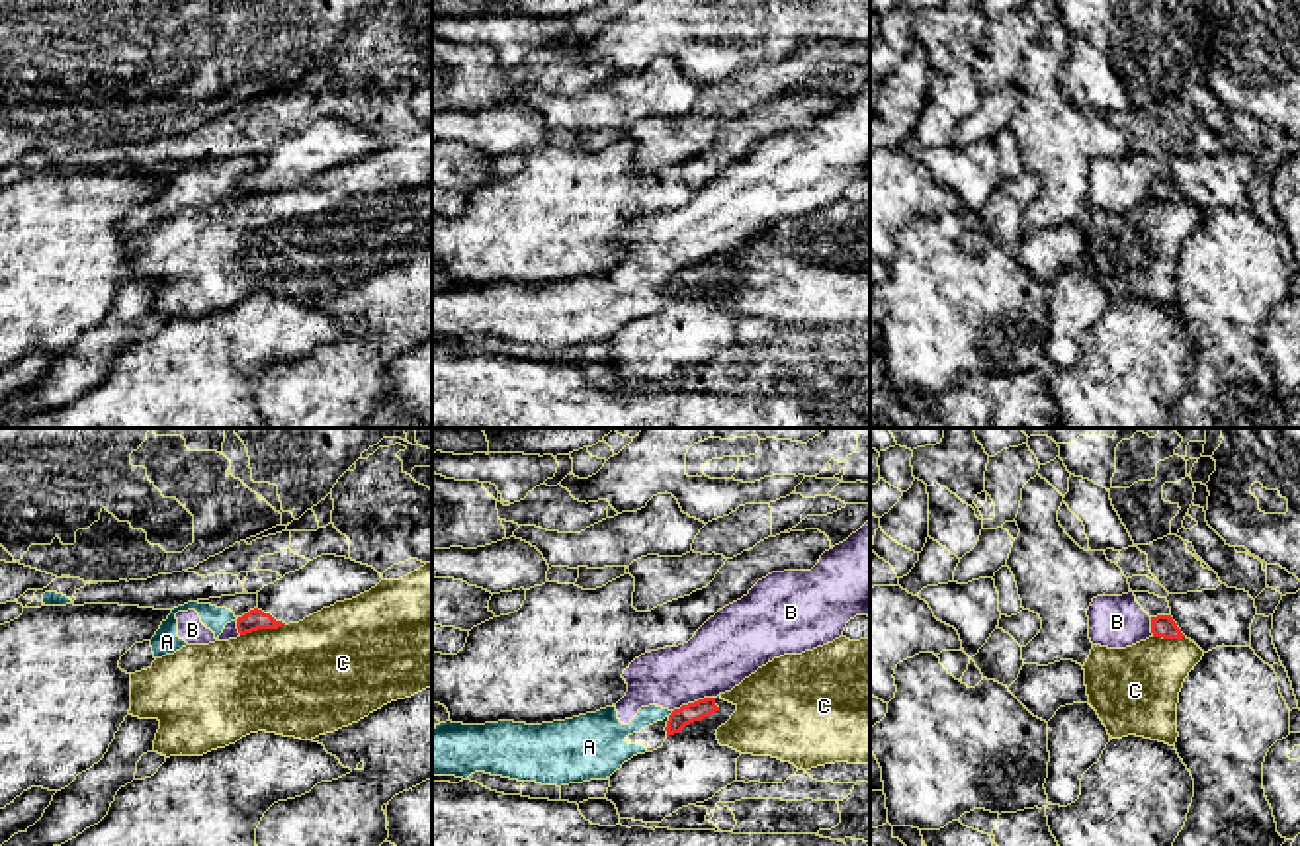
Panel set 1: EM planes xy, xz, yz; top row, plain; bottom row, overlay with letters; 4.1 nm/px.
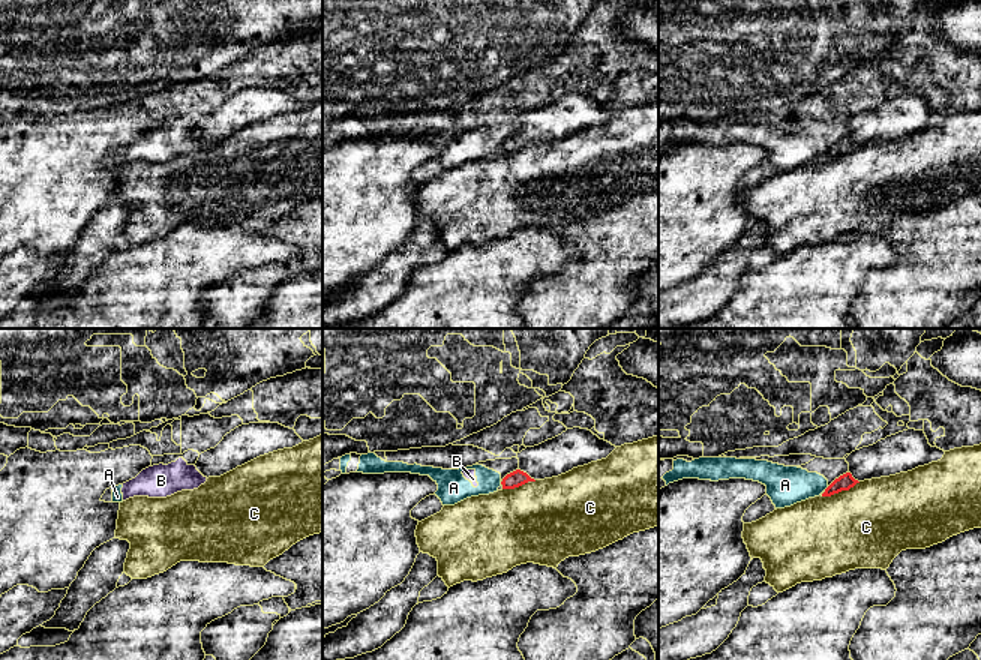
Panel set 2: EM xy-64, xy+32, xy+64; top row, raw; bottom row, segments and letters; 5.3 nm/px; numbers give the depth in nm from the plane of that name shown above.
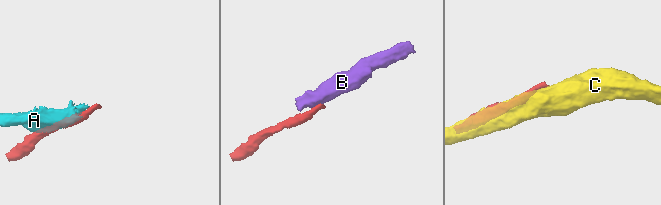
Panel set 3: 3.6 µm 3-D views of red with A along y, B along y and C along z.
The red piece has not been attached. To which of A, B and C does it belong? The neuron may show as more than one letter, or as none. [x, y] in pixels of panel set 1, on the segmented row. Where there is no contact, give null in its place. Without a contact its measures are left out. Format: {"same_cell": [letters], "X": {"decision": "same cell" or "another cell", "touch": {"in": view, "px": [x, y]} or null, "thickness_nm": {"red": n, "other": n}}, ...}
{"same_cell": [], "A": {"decision": "another cell", "touch": {"in": "xz", "px": [671, 714]}, "thickness_nm": {"red": 80, "other": 100}}, "B": {"decision": "another cell", "touch": {"in": "xz", "px": [694, 702]}, "thickness_nm": {"red": 80, "other": 280}}, "C": {"decision": "another cell", "touch": {"in": "xy", "px": [262, 628]}, "thickness_nm": {"red": 90, "other": 460}}}

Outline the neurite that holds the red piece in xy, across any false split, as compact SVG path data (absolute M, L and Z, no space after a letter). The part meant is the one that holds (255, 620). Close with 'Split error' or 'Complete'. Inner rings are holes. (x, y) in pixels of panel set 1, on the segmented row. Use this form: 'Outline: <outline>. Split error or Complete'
Outline: M321 555L258 592L258 606L237 619L240 635L278 629L369 592L381 574L346 557Z. Split error

